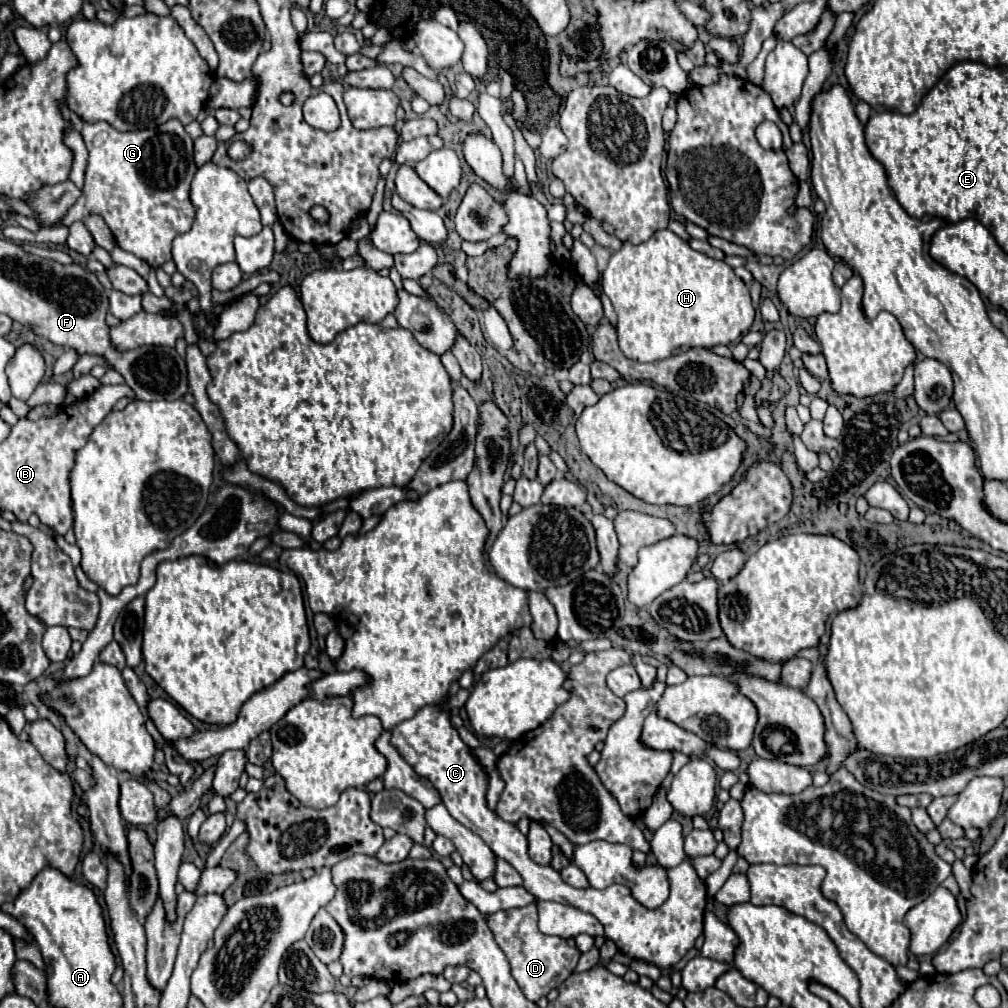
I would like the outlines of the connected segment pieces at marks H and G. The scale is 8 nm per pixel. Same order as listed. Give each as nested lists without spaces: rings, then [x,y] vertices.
[[[658,230],[648,242],[624,242],[618,252],[608,260],[602,274],[602,290],[612,300],[618,314],[618,344],[626,358],[636,362],[658,362],[694,346],[712,348],[718,344],[732,344],[746,334],[754,322],[754,306],[750,302],[748,286],[736,278],[734,270],[702,252],[692,250],[680,236],[670,230]]]
[[[76,116],[72,118],[72,124],[82,134],[84,144],[88,148],[88,168],[82,196],[62,216],[60,226],[70,226],[76,221],[84,222],[88,214],[100,214],[110,226],[116,244],[124,252],[142,258],[150,266],[162,266],[172,258],[170,254],[172,240],[178,234],[188,232],[196,220],[196,210],[190,202],[190,182],[198,170],[192,156],[192,138],[186,134],[184,126],[176,120],[168,120],[158,128],[130,130],[130,132],[118,132],[116,128],[108,126],[108,122],[88,124]]]

